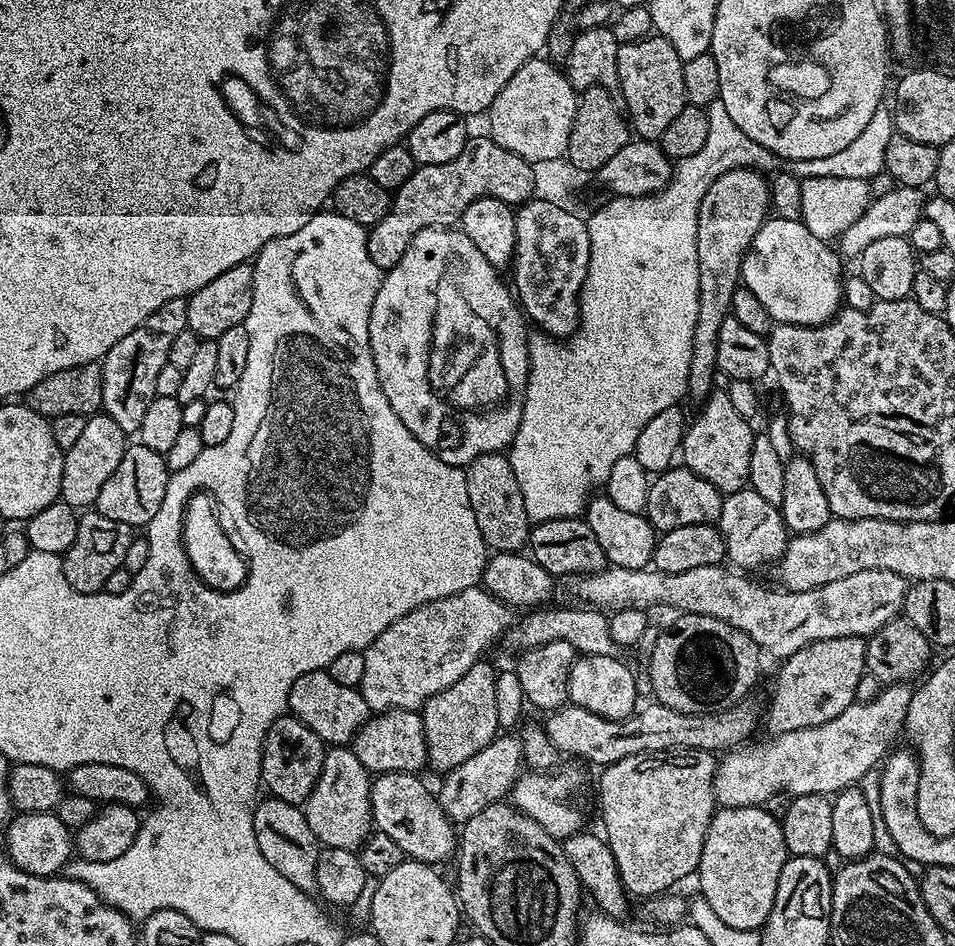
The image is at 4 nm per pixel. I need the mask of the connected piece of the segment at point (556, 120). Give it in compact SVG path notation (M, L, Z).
M547 58L530 59L514 73L510 82L506 82L506 86L502 86L502 90L498 90L498 98L494 98L494 102L486 113L487 135L491 136L492 141L498 146L510 150L510 154L518 154L518 158L532 164L546 159L563 157L567 153L570 130L574 126L577 99L577 89L573 88L567 75L557 65Z

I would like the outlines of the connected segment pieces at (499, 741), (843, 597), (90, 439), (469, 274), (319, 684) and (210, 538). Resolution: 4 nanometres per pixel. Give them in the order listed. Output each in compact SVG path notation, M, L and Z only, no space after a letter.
M497 735L458 767L447 769L445 776L448 777L438 787L438 799L442 810L452 821L463 822L474 818L474 814L486 810L486 806L501 803L512 792L514 783L522 775L524 754L515 735L504 735Z
M718 564L698 566L682 574L658 572L652 566L638 570L609 566L601 572L579 577L573 583L576 585L572 592L581 596L585 605L609 613L627 608L653 610L659 604L669 604L672 608L680 608L676 610L681 613L693 612L718 618L742 630L742 634L750 634L761 653L768 655L769 652L783 658L826 638L872 636L886 626L886 622L903 613L909 586L906 577L894 574L894 570L858 570L858 574L846 574L846 578L838 578L838 582L826 582L826 586L801 592L789 592L779 587L763 588L739 574L744 575Z
M103 414L87 417L82 426L82 435L64 453L60 500L77 510L91 509L106 478L110 478L110 474L114 474L118 467L118 462L122 462L125 447L126 433L122 426L118 426L118 422L114 422L114 418Z
M455 227L418 230L418 234L410 238L410 246L406 246L406 254L402 254L396 265L383 273L380 289L370 310L370 350L374 354L374 366L378 370L378 382L390 402L392 415L397 416L400 424L406 426L406 430L410 430L410 434L414 434L414 438L418 438L422 446L426 446L447 464L466 466L482 454L504 452L511 444L514 434L518 434L518 424L522 422L522 406L526 402L528 385L530 328L522 315L522 309L513 289L506 280L504 285L504 280L500 276L503 275L497 268L490 266L490 262L486 262L486 257L478 250L478 246L474 246L474 242L470 242L470 238L466 238L464 231Z
M327 670L302 674L294 686L290 686L288 695L288 712L301 720L318 738L328 746L348 746L370 717L366 698L362 698L359 688L341 686L330 678Z
M205 492L193 495L184 509L183 542L192 568L208 588L216 592L232 592L247 580L247 561L225 534L215 503Z

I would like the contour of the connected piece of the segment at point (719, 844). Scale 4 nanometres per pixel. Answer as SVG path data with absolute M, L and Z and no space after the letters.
M767 807L720 808L712 816L706 842L702 846L702 858L698 869L699 895L706 902L710 902L718 918L734 926L734 930L763 929L766 918L774 906L774 894L778 894L778 878L782 874L782 866L788 861L789 855L783 823L769 814Z

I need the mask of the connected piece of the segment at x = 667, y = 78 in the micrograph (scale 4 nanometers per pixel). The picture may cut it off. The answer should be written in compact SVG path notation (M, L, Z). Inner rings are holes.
M659 34L620 45L616 59L620 83L618 96L626 109L631 131L639 139L659 141L660 136L666 134L666 126L682 114L687 101L686 82L683 81L684 63L678 58L678 50L674 50L674 46L670 46L670 42Z

